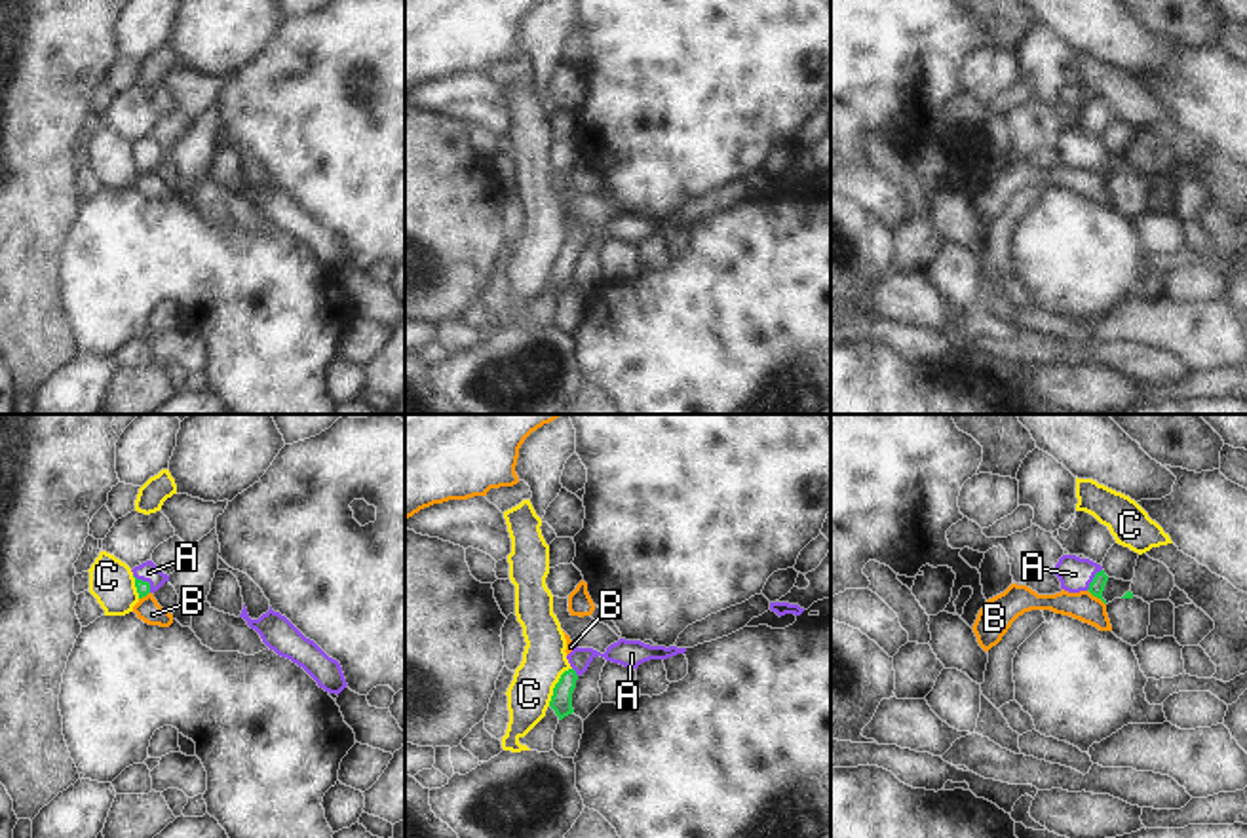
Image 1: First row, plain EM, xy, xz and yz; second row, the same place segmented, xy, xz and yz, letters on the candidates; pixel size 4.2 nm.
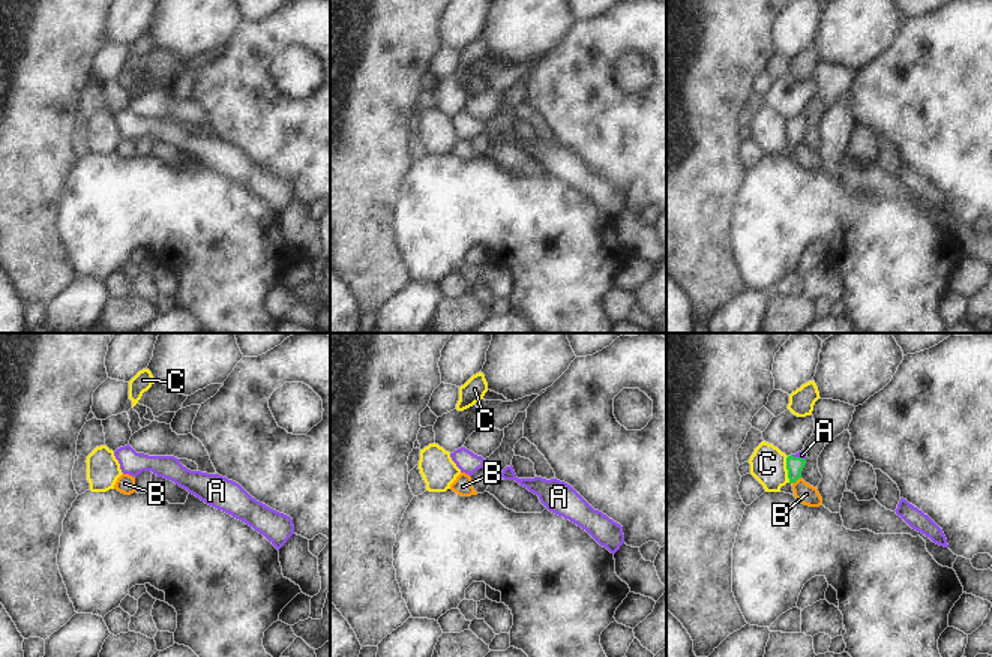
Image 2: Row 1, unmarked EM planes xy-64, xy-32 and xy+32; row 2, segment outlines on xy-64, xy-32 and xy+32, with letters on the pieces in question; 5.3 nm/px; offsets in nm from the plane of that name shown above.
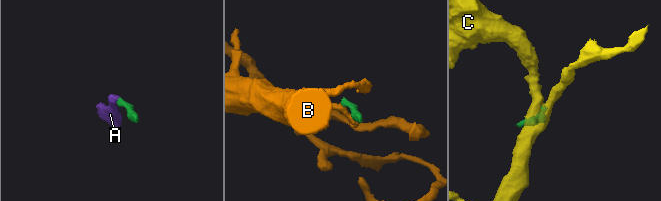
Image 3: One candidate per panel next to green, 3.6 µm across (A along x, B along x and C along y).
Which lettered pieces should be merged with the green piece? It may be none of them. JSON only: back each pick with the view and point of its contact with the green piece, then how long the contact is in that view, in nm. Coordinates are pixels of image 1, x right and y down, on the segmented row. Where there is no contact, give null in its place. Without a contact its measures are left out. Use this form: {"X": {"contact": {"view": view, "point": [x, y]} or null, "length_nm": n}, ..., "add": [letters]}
{"A": {"contact": {"view": "xy", "point": [145, 582]}, "length_nm": 110}, "add": ["A"]}

